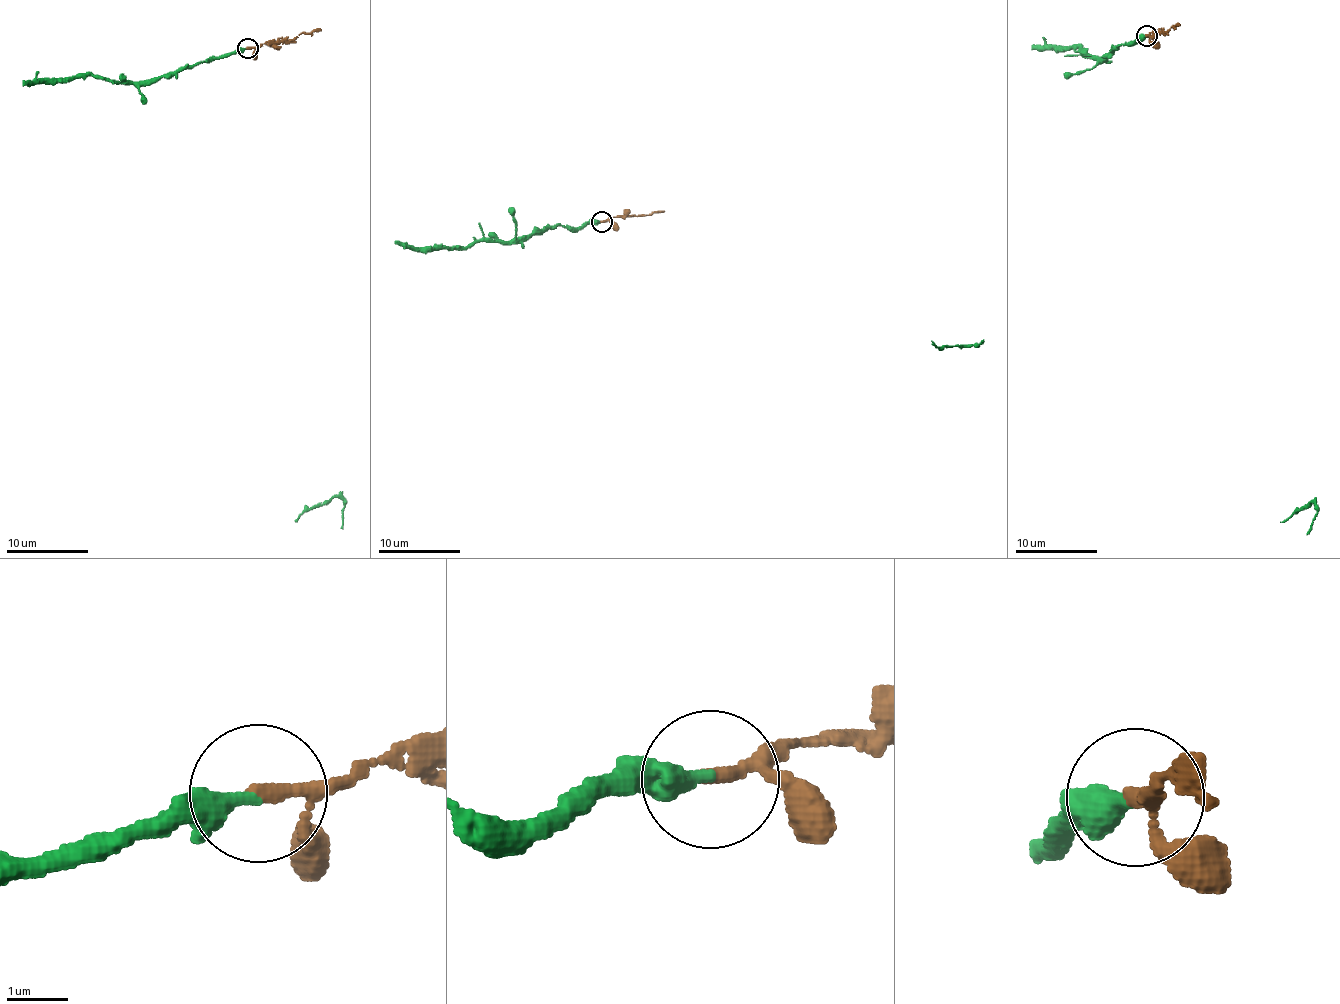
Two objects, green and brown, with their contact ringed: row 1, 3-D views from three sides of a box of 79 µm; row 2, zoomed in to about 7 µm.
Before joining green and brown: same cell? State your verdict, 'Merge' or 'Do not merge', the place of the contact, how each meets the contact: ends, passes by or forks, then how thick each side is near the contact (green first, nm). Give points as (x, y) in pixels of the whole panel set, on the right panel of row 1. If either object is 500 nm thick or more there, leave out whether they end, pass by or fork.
Merge. Place: (1146, 35). At the ring green ends. At the ring brown passes by. Thickness 340 nm (green) against 180 nm

